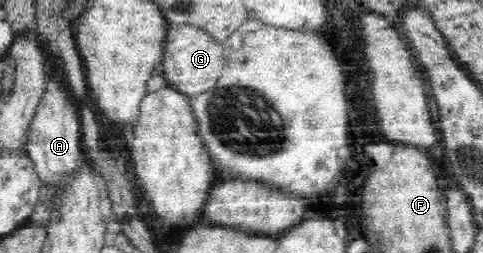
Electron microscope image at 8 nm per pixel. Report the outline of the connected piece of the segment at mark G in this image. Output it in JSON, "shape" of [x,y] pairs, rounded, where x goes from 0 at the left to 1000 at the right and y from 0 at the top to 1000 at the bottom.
{"shape":[[[391,95],[371,103],[375,111],[348,111],[331,277],[350,344],[369,356],[387,387],[404,387],[404,372],[420,372],[441,348],[458,300],[464,265],[460,170],[445,166],[420,115]]]}

